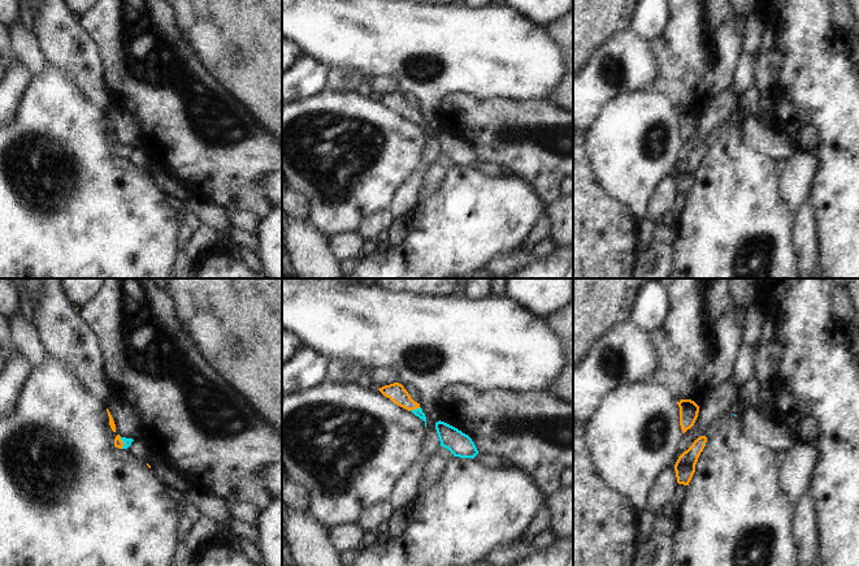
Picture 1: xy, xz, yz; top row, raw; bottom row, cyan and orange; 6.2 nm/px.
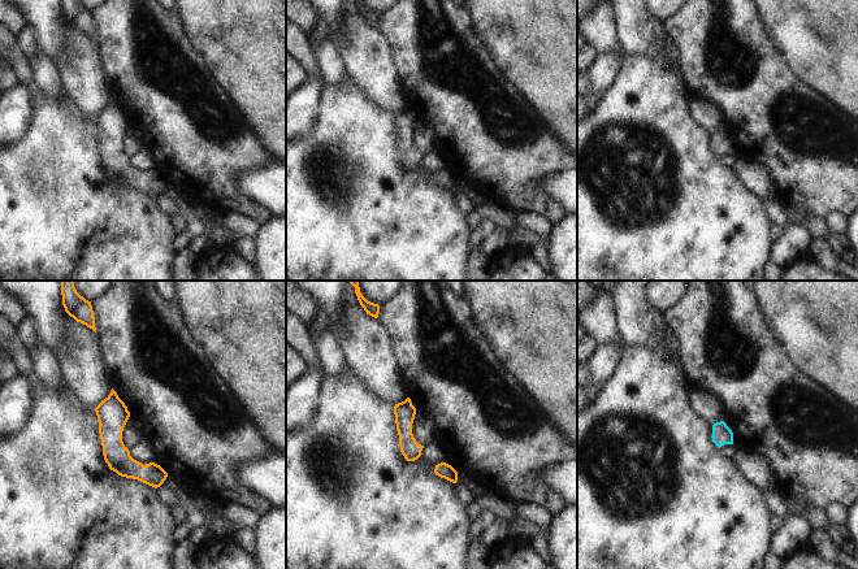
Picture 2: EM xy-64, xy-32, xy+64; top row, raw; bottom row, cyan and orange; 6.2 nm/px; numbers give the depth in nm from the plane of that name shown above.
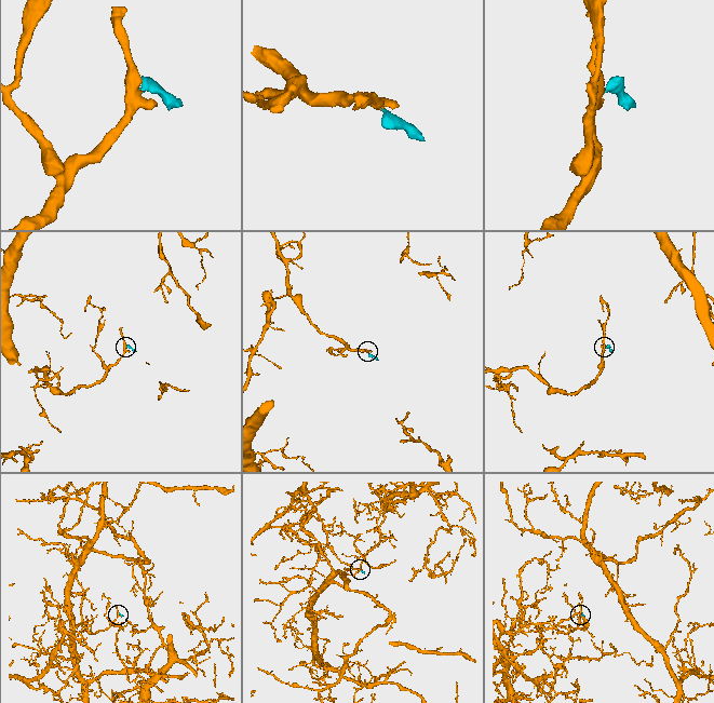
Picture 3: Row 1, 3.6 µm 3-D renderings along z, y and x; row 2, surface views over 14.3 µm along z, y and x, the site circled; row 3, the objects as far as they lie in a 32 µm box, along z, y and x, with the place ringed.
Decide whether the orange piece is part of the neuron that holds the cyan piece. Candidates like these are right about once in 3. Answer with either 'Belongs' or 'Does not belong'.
Belongs

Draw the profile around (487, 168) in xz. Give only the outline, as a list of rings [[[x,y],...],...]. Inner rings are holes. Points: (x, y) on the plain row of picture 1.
[[[478,161],[473,169],[477,169],[478,172],[489,176],[489,177],[496,177],[500,174],[500,165],[494,164],[491,161]]]

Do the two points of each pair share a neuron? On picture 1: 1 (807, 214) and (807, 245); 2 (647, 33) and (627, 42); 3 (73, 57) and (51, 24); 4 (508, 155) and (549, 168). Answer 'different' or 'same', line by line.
1: same
2: different
3: same
4: same

